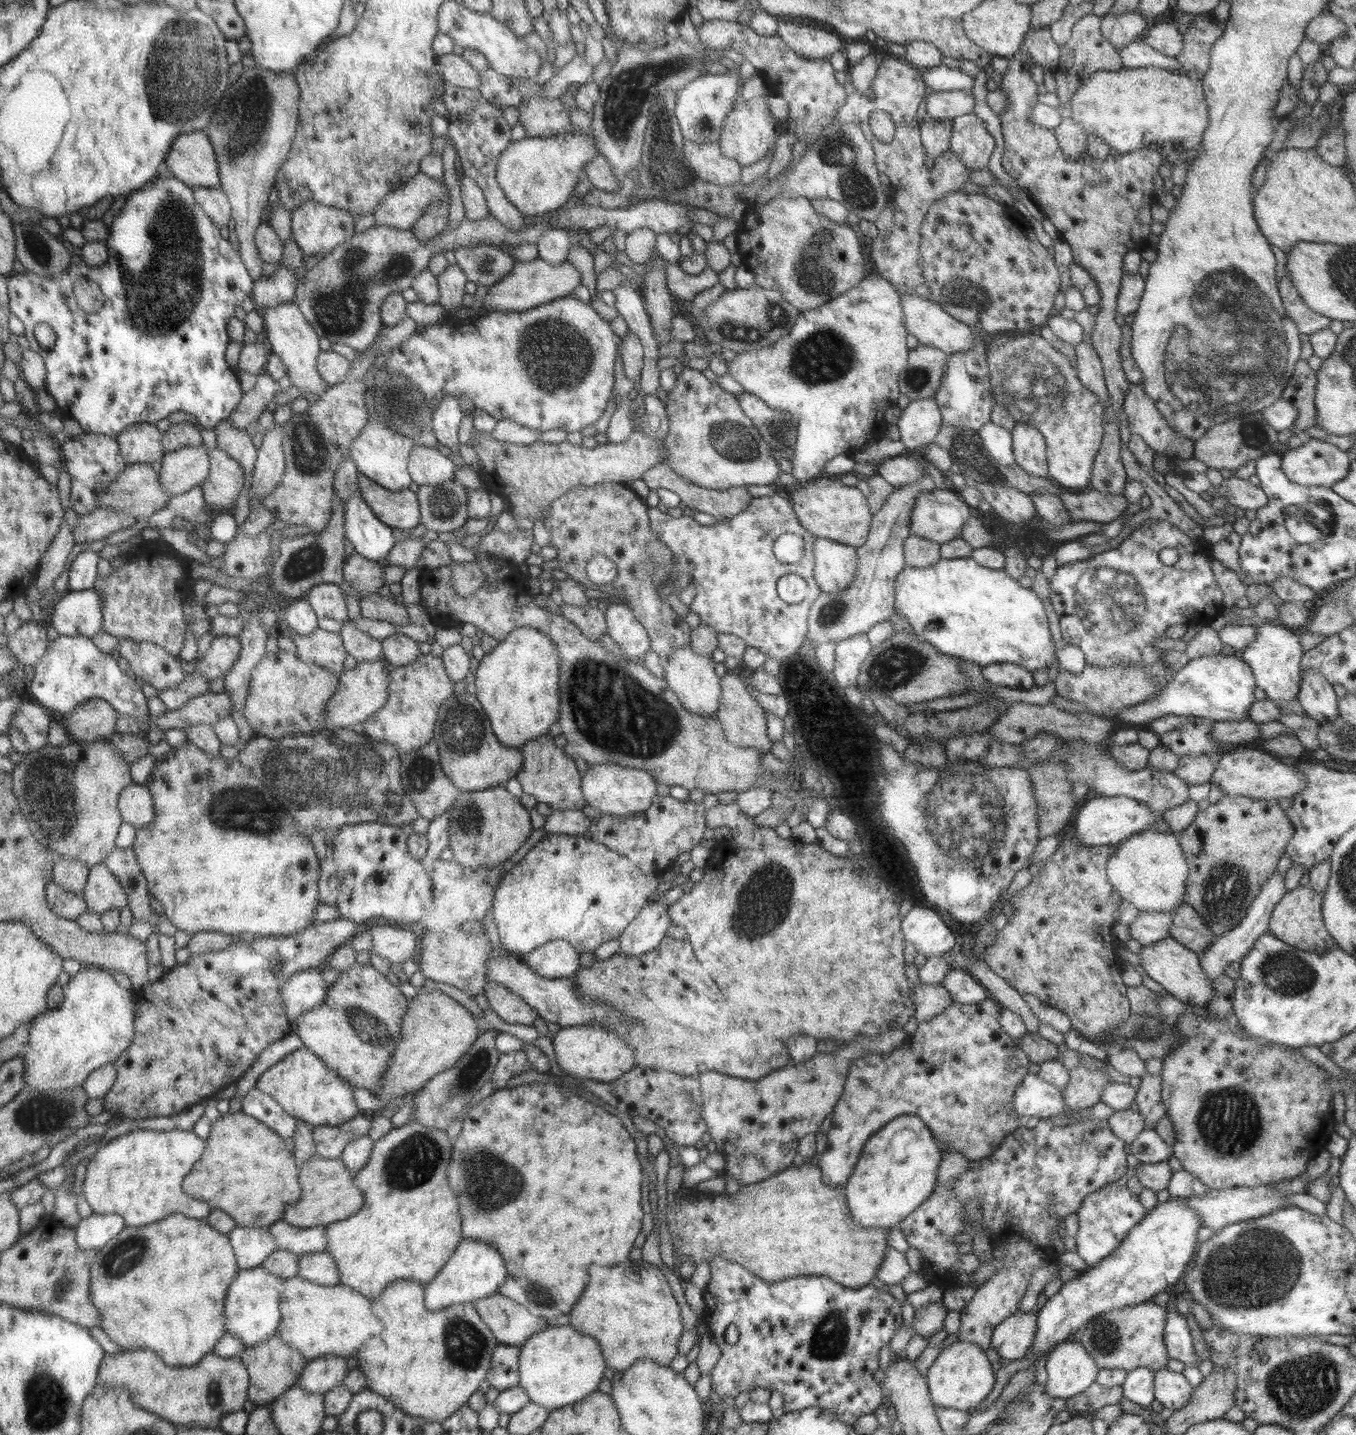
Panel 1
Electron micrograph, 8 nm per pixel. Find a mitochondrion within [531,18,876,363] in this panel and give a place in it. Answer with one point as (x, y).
(628, 90)

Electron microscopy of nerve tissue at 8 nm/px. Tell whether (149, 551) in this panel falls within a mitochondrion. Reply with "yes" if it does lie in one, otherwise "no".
no

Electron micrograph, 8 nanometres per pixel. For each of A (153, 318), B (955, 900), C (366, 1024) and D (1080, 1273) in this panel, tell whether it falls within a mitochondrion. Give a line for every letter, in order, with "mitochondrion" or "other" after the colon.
A: mitochondrion
B: other
C: mitochondrion
D: other

